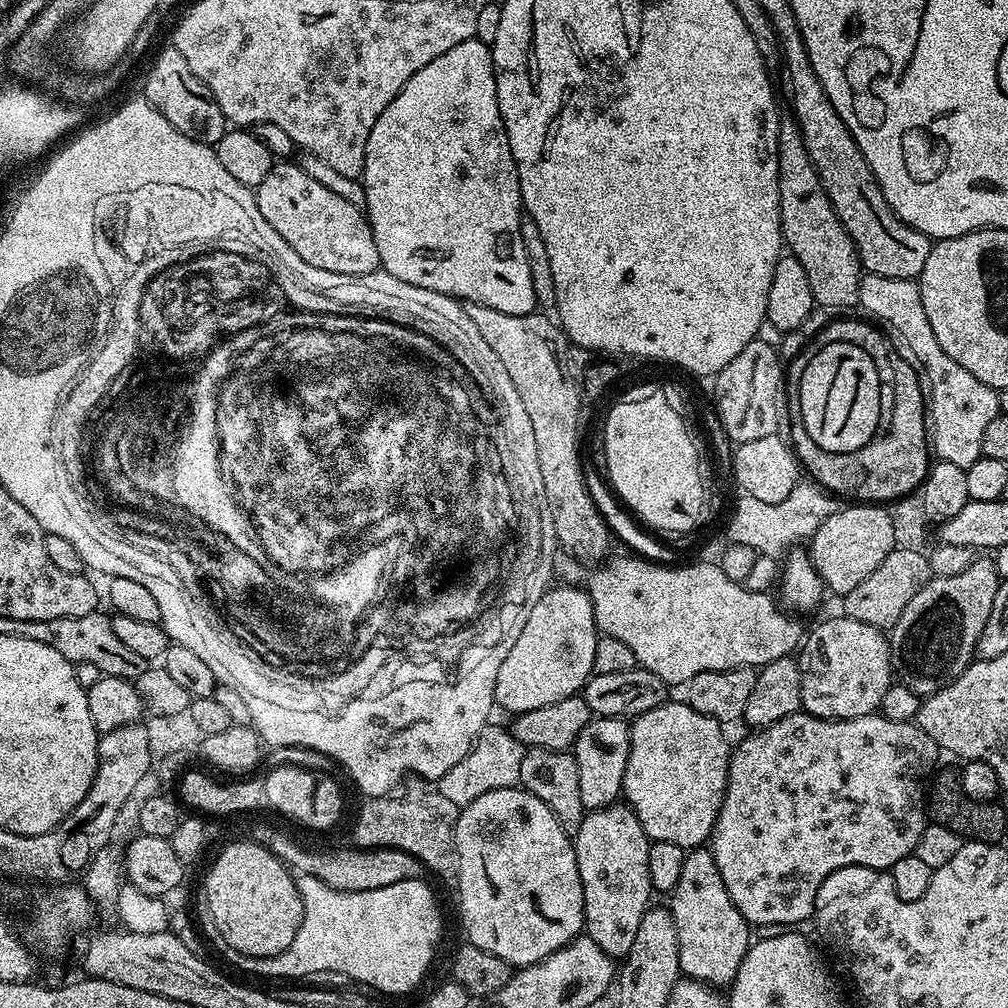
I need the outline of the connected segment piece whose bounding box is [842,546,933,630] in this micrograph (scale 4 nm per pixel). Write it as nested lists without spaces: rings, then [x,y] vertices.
[[[897,546],[890,554],[886,554],[886,558],[882,558],[882,566],[878,566],[878,570],[873,570],[864,581],[858,582],[858,586],[854,586],[854,590],[843,593],[843,615],[854,618],[854,622],[866,622],[866,626],[891,630],[898,622],[898,618],[902,618],[902,610],[906,610],[910,598],[914,598],[914,594],[918,594],[918,590],[922,586],[926,586],[931,579],[933,579],[933,574],[928,565],[927,555],[923,551],[920,553],[915,552],[912,548]]]

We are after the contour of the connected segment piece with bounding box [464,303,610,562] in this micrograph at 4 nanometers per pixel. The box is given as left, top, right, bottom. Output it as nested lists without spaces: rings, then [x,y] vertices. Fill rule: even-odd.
[[[465,303],[464,309],[466,314],[470,314],[470,319],[474,321],[474,326],[478,326],[479,333],[483,335],[483,339],[487,341],[487,345],[491,347],[499,355],[499,360],[503,361],[506,374],[510,374],[510,382],[514,382],[514,390],[518,390],[518,398],[522,398],[523,405],[526,406],[526,414],[530,418],[534,429],[534,443],[538,445],[538,467],[542,469],[542,486],[546,486],[546,496],[549,499],[551,508],[550,528],[552,524],[552,532],[556,535],[556,540],[562,547],[568,551],[569,557],[575,558],[581,562],[587,560],[596,560],[592,562],[600,562],[609,555],[608,538],[610,539],[609,527],[605,523],[603,515],[595,506],[594,498],[591,497],[590,490],[584,481],[583,470],[581,468],[582,454],[580,454],[580,402],[582,403],[582,392],[578,387],[578,380],[572,377],[572,368],[568,365],[568,348],[570,349],[570,341],[564,335],[564,329],[560,327],[555,319],[547,320],[547,315],[541,314],[539,311],[530,314],[502,314],[502,310],[490,310],[490,306],[482,306],[481,304]]]

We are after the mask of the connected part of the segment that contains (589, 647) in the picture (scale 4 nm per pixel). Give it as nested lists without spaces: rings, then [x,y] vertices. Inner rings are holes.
[[[563,586],[552,588],[533,599],[531,608],[523,617],[522,630],[508,644],[502,662],[498,664],[496,679],[495,703],[500,704],[509,714],[538,710],[538,706],[550,706],[554,702],[562,702],[562,698],[577,695],[588,683],[588,677],[593,675],[594,646],[598,629],[592,600],[587,591],[580,586]]]

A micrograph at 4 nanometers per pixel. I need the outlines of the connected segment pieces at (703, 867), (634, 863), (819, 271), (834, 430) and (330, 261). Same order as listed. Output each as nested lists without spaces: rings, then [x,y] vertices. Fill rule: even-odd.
[[[711,847],[694,848],[685,855],[682,875],[678,878],[678,886],[674,886],[674,890],[670,893],[670,900],[672,900],[670,911],[674,918],[674,926],[678,930],[678,962],[681,973],[687,979],[701,981],[713,989],[727,989],[736,979],[738,966],[742,966],[742,958],[748,952],[750,925],[748,919],[738,910],[738,906],[734,906],[722,882],[722,874],[718,874],[718,862],[714,862]]]
[[[617,802],[609,808],[597,808],[585,815],[583,822],[574,832],[576,845],[576,861],[578,874],[582,878],[582,894],[584,895],[584,932],[606,955],[613,958],[627,956],[630,946],[634,946],[634,934],[638,934],[638,926],[644,913],[650,907],[648,899],[654,896],[650,882],[650,850],[648,835],[642,830],[642,822],[632,813],[627,803]]]
[[[781,119],[778,130],[778,190],[780,191],[780,234],[787,251],[798,262],[802,262],[802,270],[806,270],[806,278],[810,278],[810,290],[813,301],[821,308],[856,308],[860,302],[860,256],[856,253],[850,234],[842,226],[830,198],[820,181],[820,175],[808,157],[806,146],[802,142],[800,125],[795,119]]]
[[[834,342],[819,351],[802,374],[798,403],[806,434],[831,452],[853,452],[866,446],[879,424],[880,380],[877,361],[864,348]]]
[[[292,162],[273,163],[270,174],[262,178],[262,182],[254,190],[258,210],[262,210],[262,218],[270,222],[286,242],[290,242],[290,250],[298,254],[298,258],[310,262],[310,266],[318,266],[318,270],[330,270],[334,274],[370,274],[380,267],[378,246],[374,246],[374,234],[368,224],[367,215],[359,207],[355,208],[344,196],[339,196],[332,188],[327,188],[320,180],[315,180],[308,172],[303,172]]]

